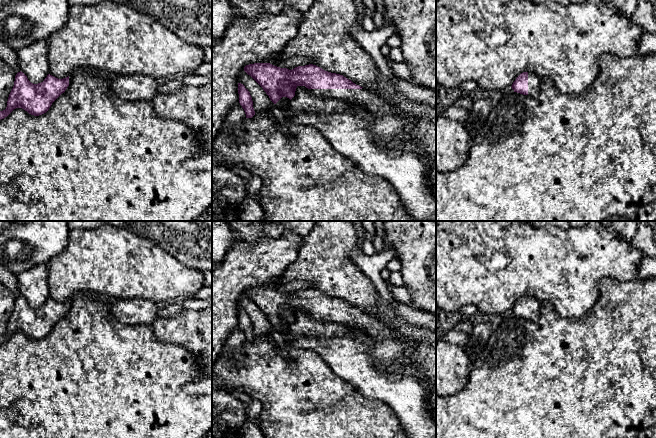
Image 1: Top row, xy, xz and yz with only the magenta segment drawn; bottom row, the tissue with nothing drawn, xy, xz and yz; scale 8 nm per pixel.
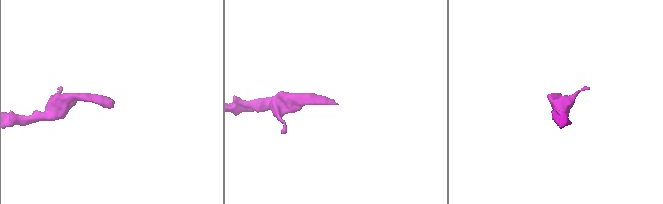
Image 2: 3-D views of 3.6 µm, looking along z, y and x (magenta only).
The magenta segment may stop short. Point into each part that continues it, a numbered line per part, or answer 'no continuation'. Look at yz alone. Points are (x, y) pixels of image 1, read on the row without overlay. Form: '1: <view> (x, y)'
1: yz (533, 304)

